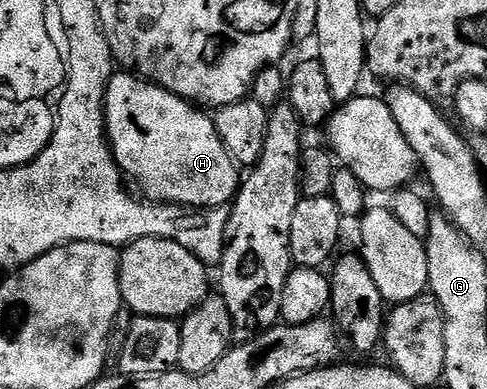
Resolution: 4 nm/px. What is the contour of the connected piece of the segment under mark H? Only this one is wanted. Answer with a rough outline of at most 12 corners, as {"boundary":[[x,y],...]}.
{"boundary":[[134,73],[103,104],[120,170],[146,200],[234,202],[214,120]]}

